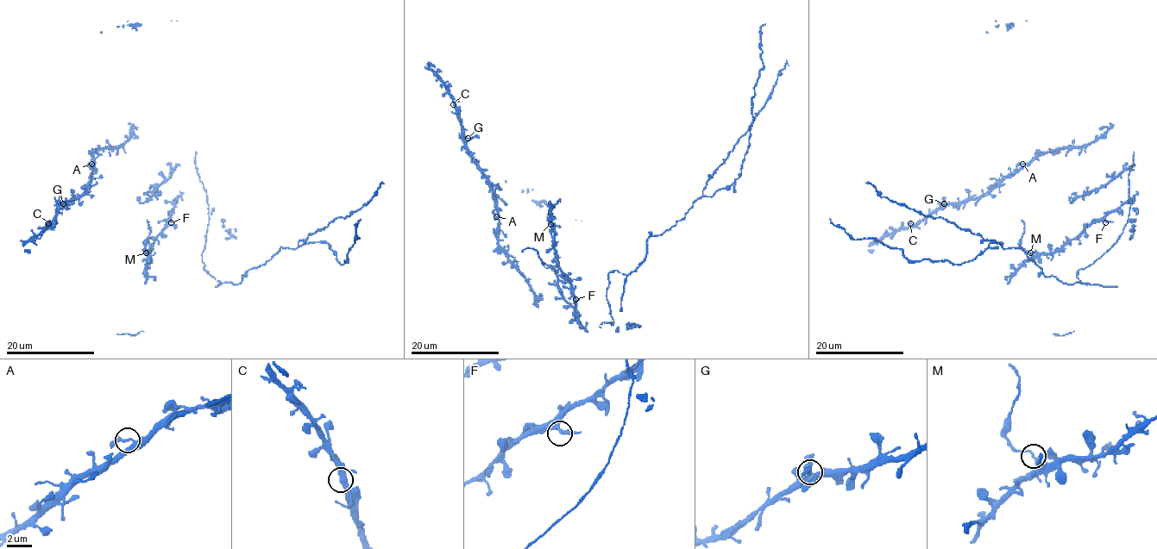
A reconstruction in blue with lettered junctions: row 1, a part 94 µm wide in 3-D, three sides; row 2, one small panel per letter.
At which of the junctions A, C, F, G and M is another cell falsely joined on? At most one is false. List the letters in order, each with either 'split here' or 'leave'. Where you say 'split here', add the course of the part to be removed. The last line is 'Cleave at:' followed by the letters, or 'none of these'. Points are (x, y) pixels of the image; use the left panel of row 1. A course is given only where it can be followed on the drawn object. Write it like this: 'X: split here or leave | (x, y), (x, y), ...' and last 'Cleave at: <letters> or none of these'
A: leave
C: leave
F: leave
G: leave
M: split here | (146, 252), (146, 239), (150, 233), (147, 220)
Cleave at: M

